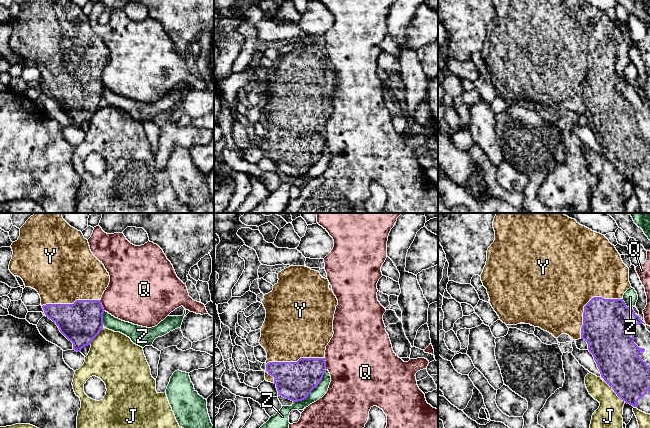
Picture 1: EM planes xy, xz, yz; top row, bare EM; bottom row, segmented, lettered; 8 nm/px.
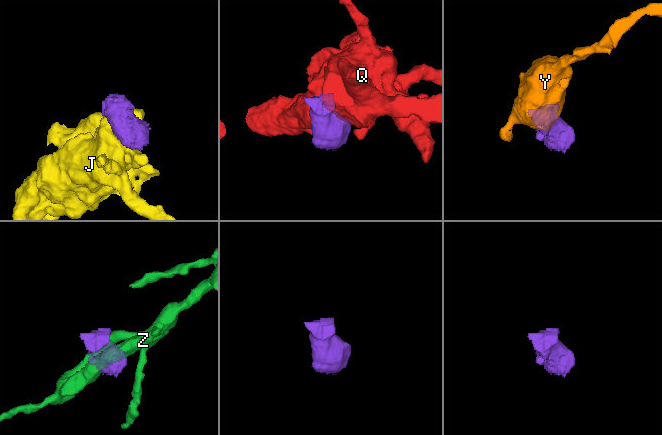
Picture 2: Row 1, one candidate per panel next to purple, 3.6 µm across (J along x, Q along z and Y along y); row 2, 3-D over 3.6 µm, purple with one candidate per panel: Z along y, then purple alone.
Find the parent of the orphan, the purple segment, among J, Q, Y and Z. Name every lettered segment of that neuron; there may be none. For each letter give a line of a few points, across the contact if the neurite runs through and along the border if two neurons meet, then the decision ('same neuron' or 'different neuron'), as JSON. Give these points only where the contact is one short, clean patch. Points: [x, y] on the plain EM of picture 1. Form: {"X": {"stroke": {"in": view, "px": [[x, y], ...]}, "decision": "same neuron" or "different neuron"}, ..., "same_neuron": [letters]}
{"J": {"decision": "different neuron"}, "Q": {"decision": "different neuron"}, "Y": {"decision": "same neuron"}, "Z": {"stroke": {"in": "xz", "px": [[325, 144], [321, 157], [311, 168], [305, 174], [293, 178]]}, "decision": "different neuron"}, "same_neuron": ["Y"]}

